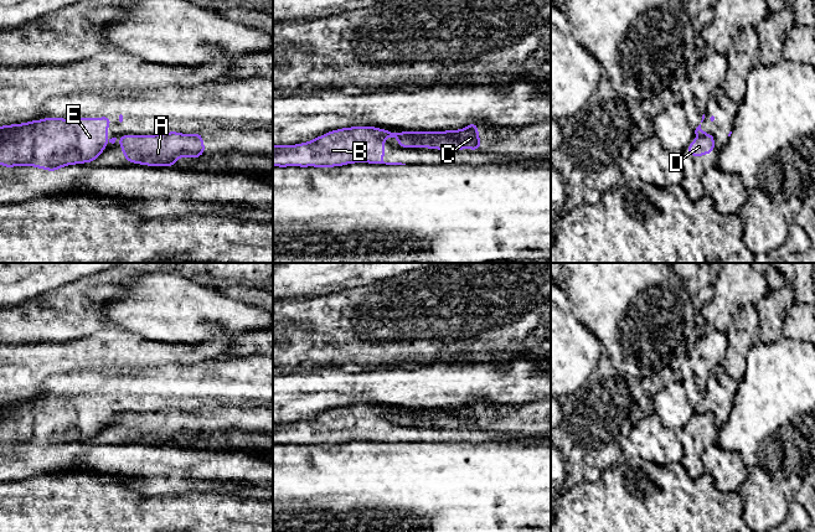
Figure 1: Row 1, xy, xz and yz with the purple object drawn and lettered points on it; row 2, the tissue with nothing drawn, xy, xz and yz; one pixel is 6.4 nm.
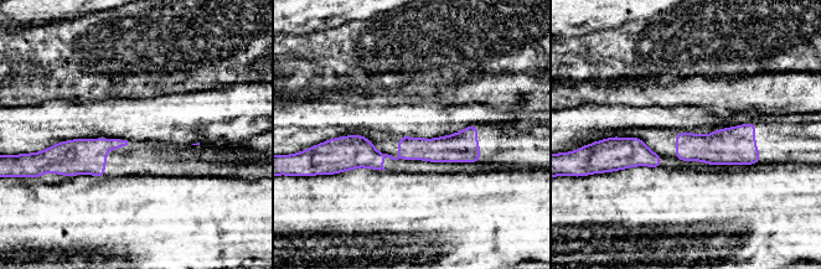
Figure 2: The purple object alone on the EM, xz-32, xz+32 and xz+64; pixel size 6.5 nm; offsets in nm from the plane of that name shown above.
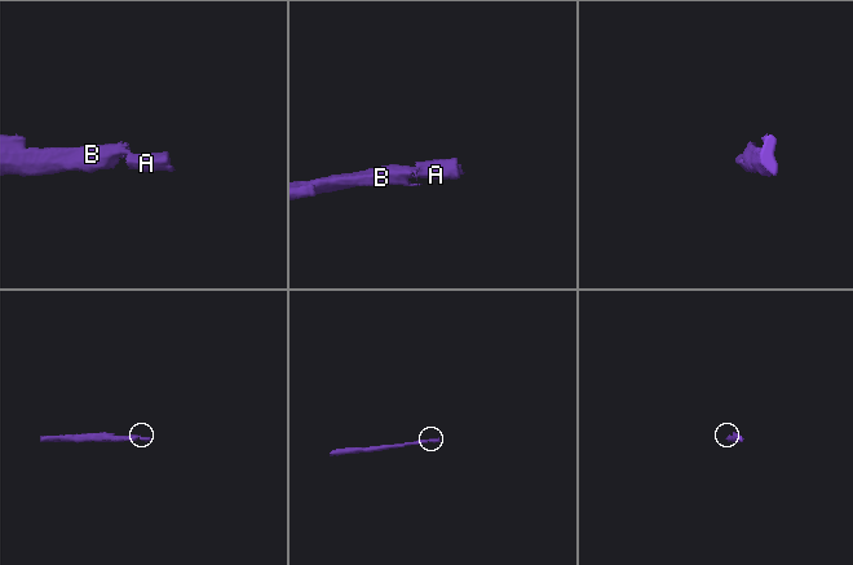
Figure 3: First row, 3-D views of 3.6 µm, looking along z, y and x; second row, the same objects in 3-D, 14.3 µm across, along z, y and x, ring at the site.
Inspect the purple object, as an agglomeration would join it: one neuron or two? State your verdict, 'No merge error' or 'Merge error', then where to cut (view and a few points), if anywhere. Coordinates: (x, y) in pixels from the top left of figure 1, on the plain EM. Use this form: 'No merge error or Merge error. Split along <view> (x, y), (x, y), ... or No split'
Merge error. Split along xz (405, 411), (400, 417)

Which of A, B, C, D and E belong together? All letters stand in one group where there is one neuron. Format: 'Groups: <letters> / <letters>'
Groups: A C D / B E

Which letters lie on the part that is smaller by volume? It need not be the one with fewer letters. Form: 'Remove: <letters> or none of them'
Remove: A, C, D

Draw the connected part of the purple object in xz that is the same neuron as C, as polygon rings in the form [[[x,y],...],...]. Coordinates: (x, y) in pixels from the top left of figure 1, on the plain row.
[[[474,399],[461,408],[448,409],[408,409],[398,418],[399,425],[430,425],[448,429],[474,427],[480,429],[478,401]]]

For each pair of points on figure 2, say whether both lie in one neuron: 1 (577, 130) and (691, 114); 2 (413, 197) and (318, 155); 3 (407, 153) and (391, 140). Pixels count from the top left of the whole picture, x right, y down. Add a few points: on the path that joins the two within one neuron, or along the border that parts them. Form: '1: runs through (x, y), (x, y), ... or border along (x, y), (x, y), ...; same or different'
1: runs through (605, 120), (616, 117), (662, 117); same
2: border along (381, 170), (354, 167), (323, 175); different
3: runs through (403, 149), (394, 144); same

